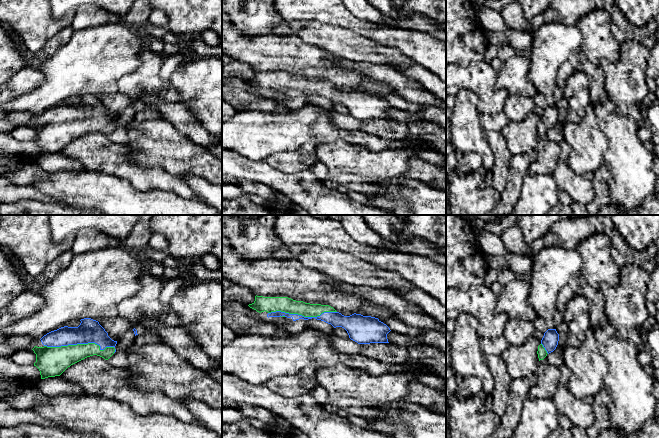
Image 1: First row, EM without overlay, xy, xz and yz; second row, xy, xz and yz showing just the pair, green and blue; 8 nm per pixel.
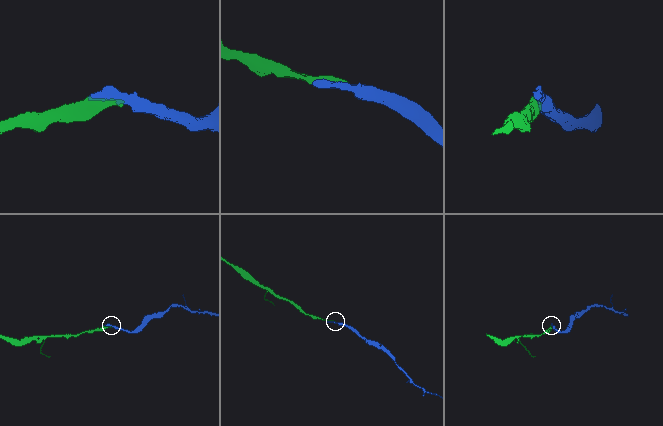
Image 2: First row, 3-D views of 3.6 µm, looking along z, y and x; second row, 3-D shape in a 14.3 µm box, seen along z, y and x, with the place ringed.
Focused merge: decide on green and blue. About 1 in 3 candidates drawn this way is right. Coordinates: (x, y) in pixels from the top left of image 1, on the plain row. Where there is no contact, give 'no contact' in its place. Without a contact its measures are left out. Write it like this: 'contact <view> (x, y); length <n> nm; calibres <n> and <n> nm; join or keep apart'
contact xy (81, 120); length 600 nm; calibres 220 and 190 nm; join

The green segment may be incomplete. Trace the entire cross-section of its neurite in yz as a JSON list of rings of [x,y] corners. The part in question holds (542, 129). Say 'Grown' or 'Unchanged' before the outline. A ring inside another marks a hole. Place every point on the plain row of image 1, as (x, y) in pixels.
Grown. [[[548,105],[541,116],[541,120],[538,122],[538,134],[539,137],[543,136],[549,129],[553,128],[559,117],[559,110],[556,105]]]

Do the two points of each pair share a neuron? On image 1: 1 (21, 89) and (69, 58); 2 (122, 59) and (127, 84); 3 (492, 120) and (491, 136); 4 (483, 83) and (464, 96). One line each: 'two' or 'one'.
1: two
2: two
3: two
4: two

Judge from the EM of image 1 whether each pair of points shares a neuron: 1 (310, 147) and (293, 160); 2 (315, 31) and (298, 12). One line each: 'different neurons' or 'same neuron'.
1: same neuron
2: different neurons

